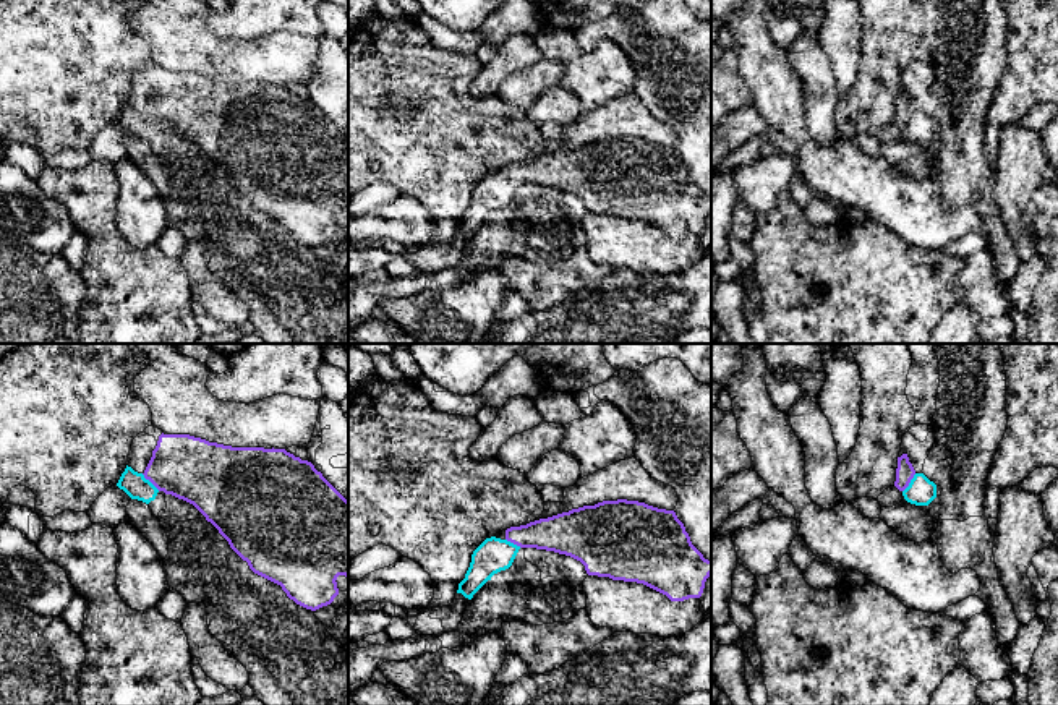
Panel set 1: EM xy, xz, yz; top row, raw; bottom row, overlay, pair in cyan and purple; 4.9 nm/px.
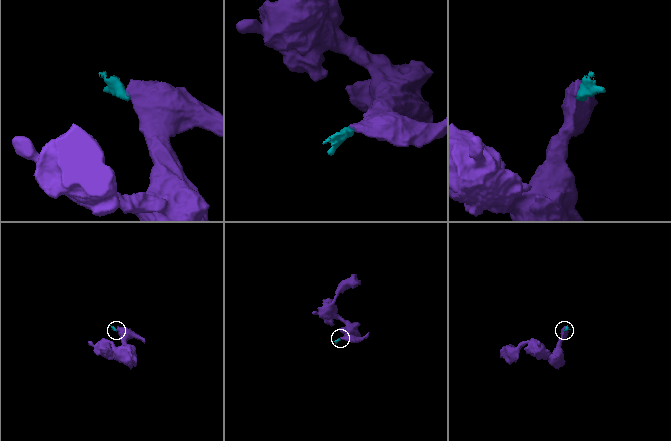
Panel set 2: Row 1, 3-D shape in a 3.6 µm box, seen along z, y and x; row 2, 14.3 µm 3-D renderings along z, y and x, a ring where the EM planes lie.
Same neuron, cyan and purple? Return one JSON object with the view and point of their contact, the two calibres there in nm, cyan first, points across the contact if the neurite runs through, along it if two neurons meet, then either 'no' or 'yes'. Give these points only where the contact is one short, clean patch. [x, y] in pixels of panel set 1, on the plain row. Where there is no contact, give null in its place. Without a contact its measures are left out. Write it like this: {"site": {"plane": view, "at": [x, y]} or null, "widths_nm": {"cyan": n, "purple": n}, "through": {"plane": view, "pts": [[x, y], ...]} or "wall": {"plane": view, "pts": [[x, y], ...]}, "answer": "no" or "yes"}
{"site": {"plane": "xy", "at": [149, 119]}, "widths_nm": {"cyan": 120, "purple": 320}, "through": {"plane": "xy", "pts": [[135, 122], [149, 119], [170, 106], [191, 106]]}, "answer": "yes"}

